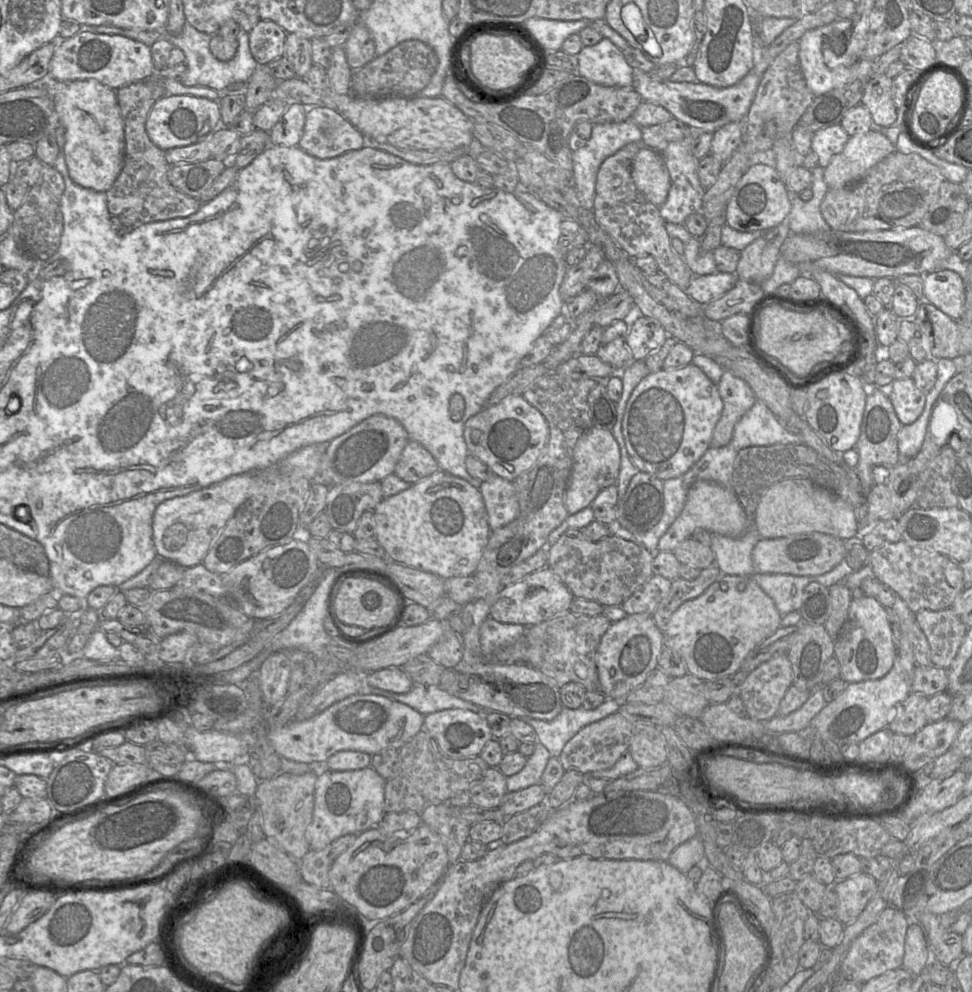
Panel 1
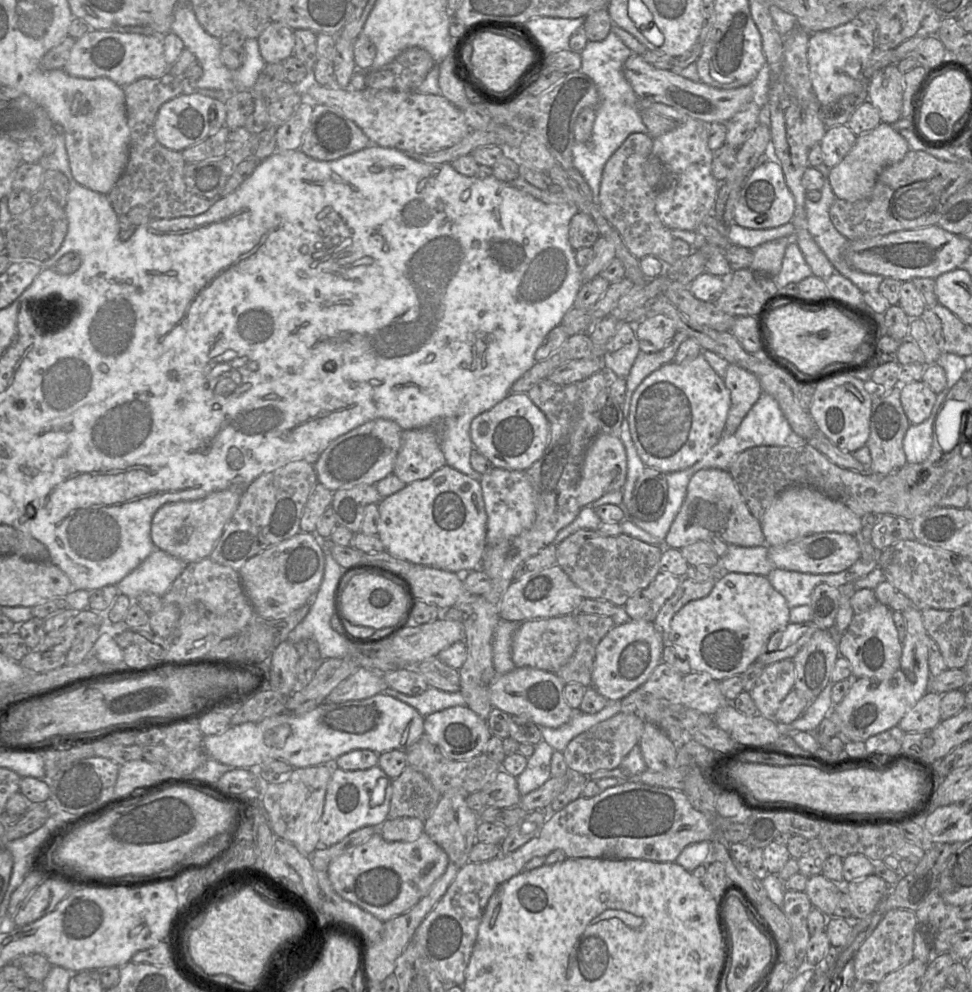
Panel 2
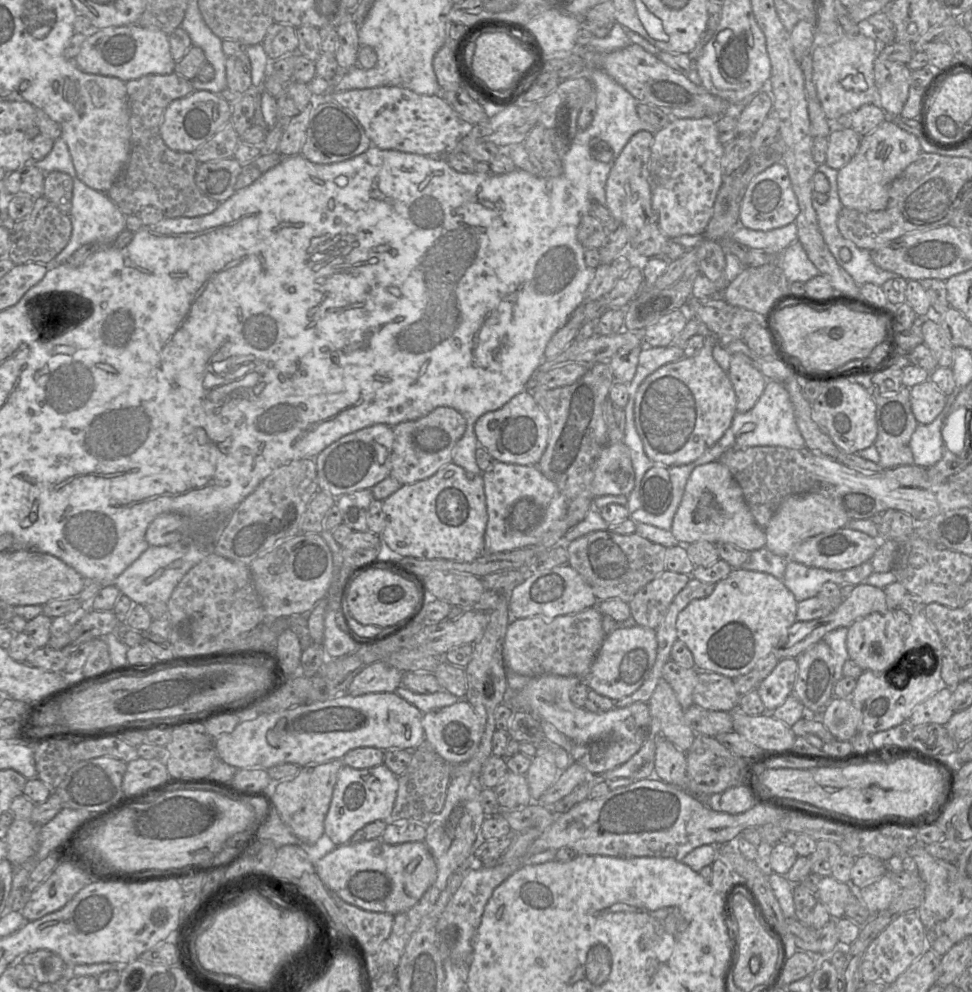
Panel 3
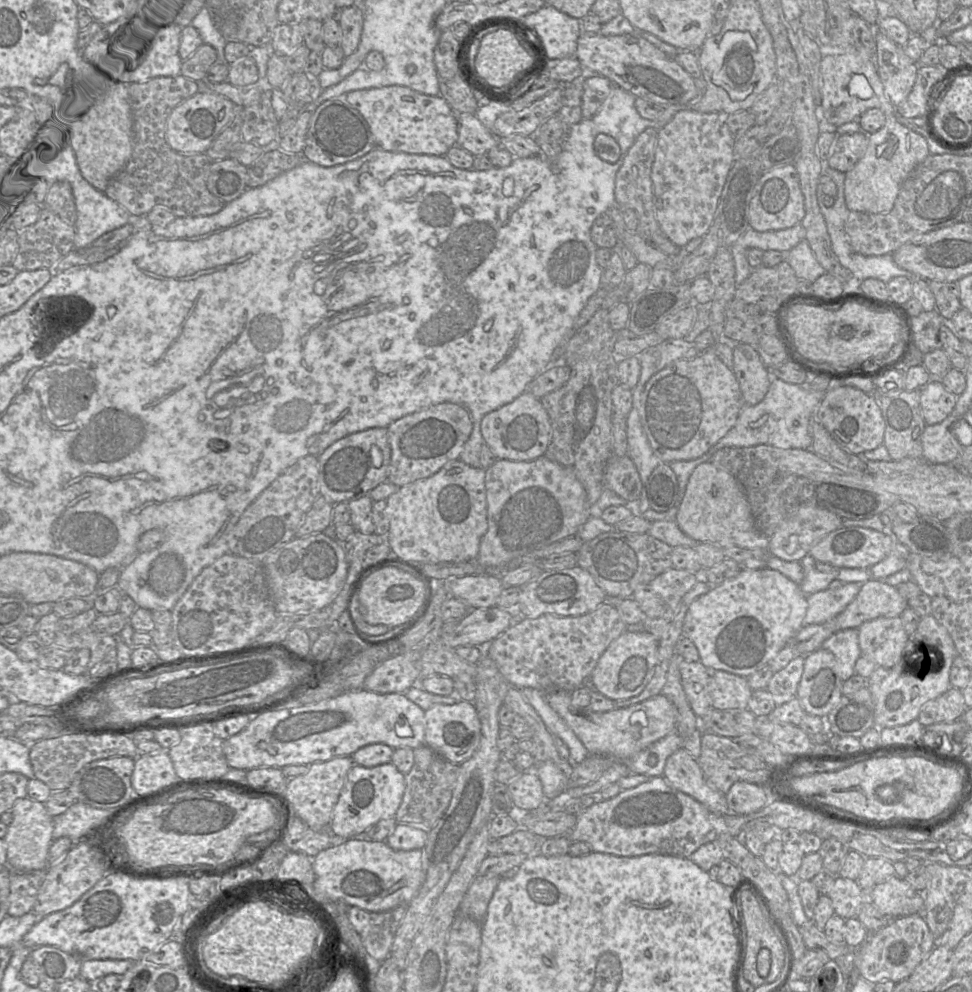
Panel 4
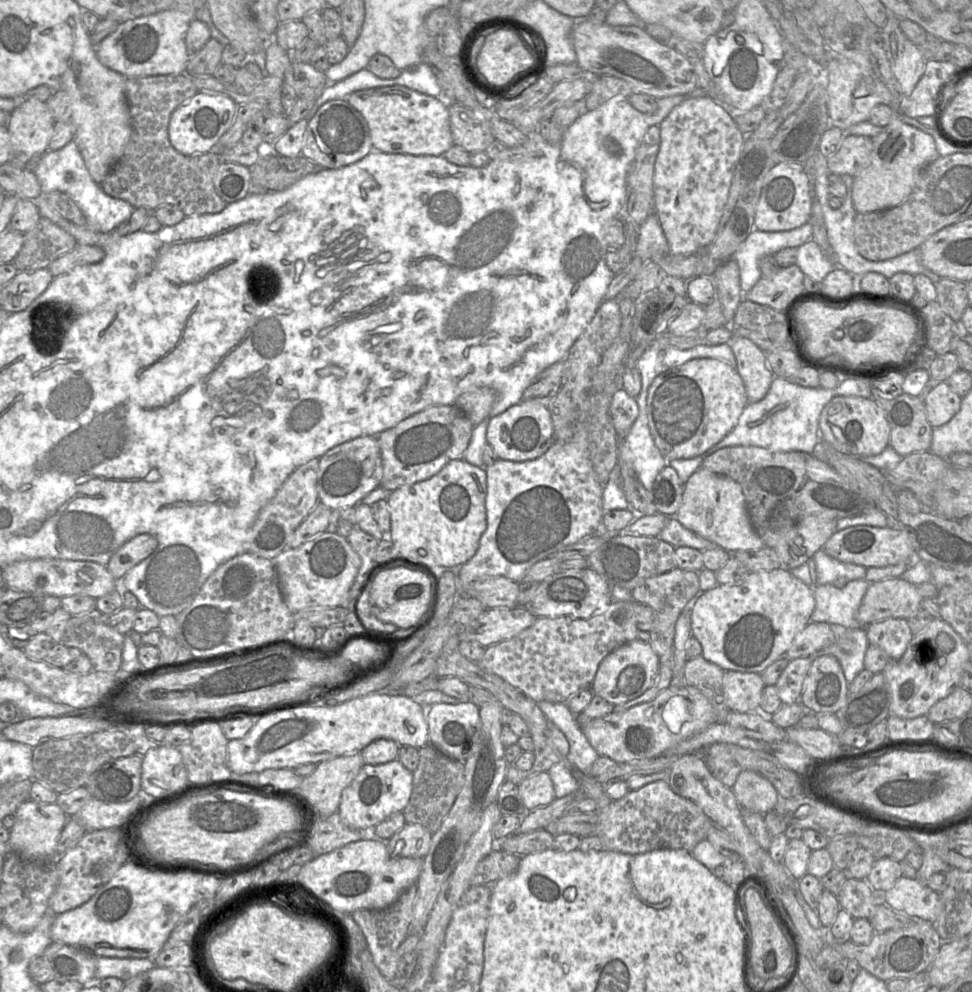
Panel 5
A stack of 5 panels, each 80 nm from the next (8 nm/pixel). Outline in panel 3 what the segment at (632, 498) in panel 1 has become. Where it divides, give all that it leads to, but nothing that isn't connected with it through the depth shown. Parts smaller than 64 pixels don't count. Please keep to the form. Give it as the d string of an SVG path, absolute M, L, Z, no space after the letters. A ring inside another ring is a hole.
M654 465L641 480L640 498L642 509L660 515L669 507L672 500L672 485L669 470L662 465Z

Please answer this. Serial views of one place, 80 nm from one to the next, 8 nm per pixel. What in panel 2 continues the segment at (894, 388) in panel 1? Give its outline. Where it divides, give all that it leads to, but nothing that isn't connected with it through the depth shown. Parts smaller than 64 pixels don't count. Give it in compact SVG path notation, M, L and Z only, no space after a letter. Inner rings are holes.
M923 381L901 384L901 404L911 425L920 424L930 417L937 394Z

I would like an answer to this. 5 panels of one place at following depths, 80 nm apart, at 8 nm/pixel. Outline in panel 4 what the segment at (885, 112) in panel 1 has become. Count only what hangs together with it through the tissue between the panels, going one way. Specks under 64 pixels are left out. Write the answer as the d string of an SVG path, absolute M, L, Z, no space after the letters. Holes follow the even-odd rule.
M876 29L876 69L890 102L899 106L912 91L918 71L917 61L910 59L901 45Z

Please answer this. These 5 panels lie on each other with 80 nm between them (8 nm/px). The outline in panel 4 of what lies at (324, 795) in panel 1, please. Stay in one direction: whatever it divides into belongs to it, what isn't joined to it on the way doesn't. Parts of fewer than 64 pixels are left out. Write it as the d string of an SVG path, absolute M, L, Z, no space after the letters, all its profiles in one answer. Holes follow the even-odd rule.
M391 762L374 767L354 765L348 772L333 809L329 831L341 839L351 839L383 819L394 818L405 792L405 775Z

